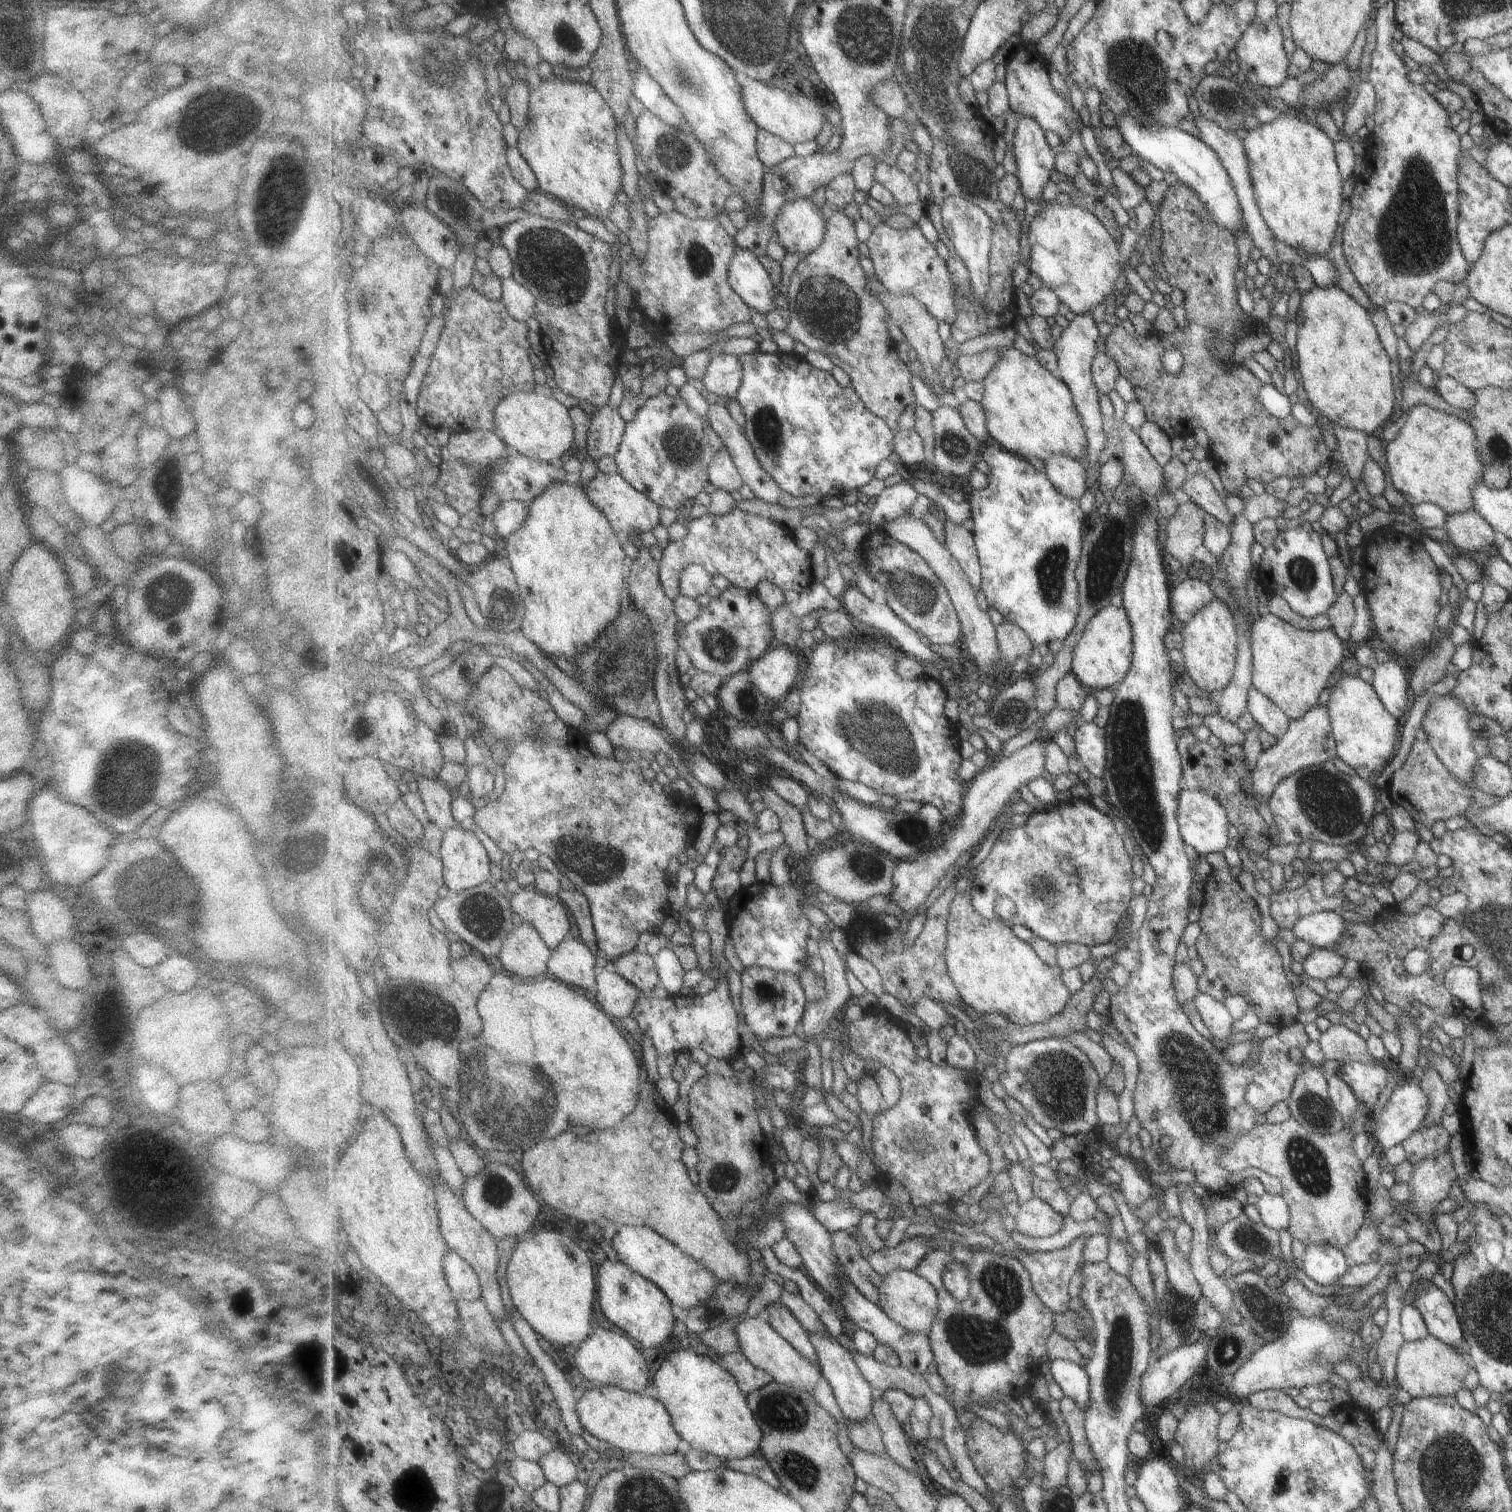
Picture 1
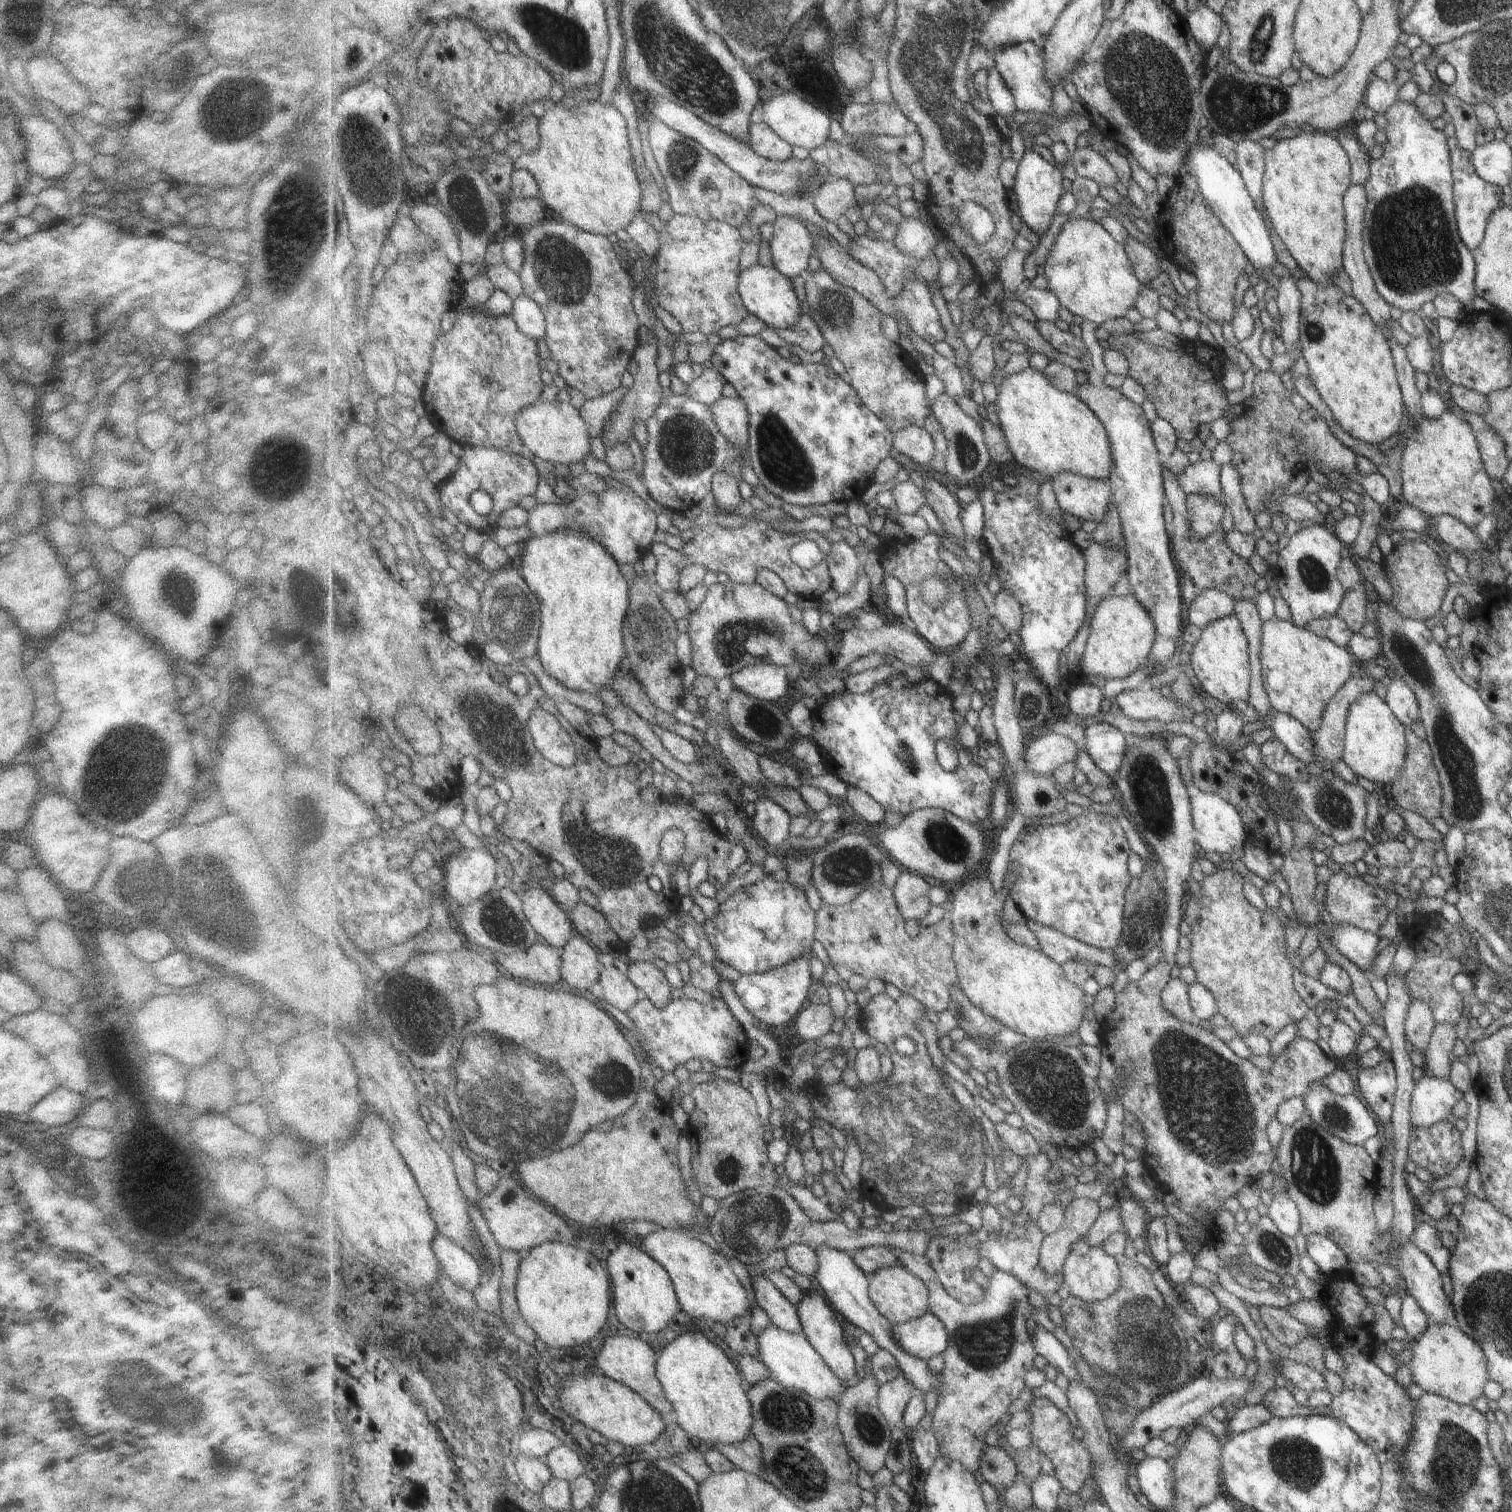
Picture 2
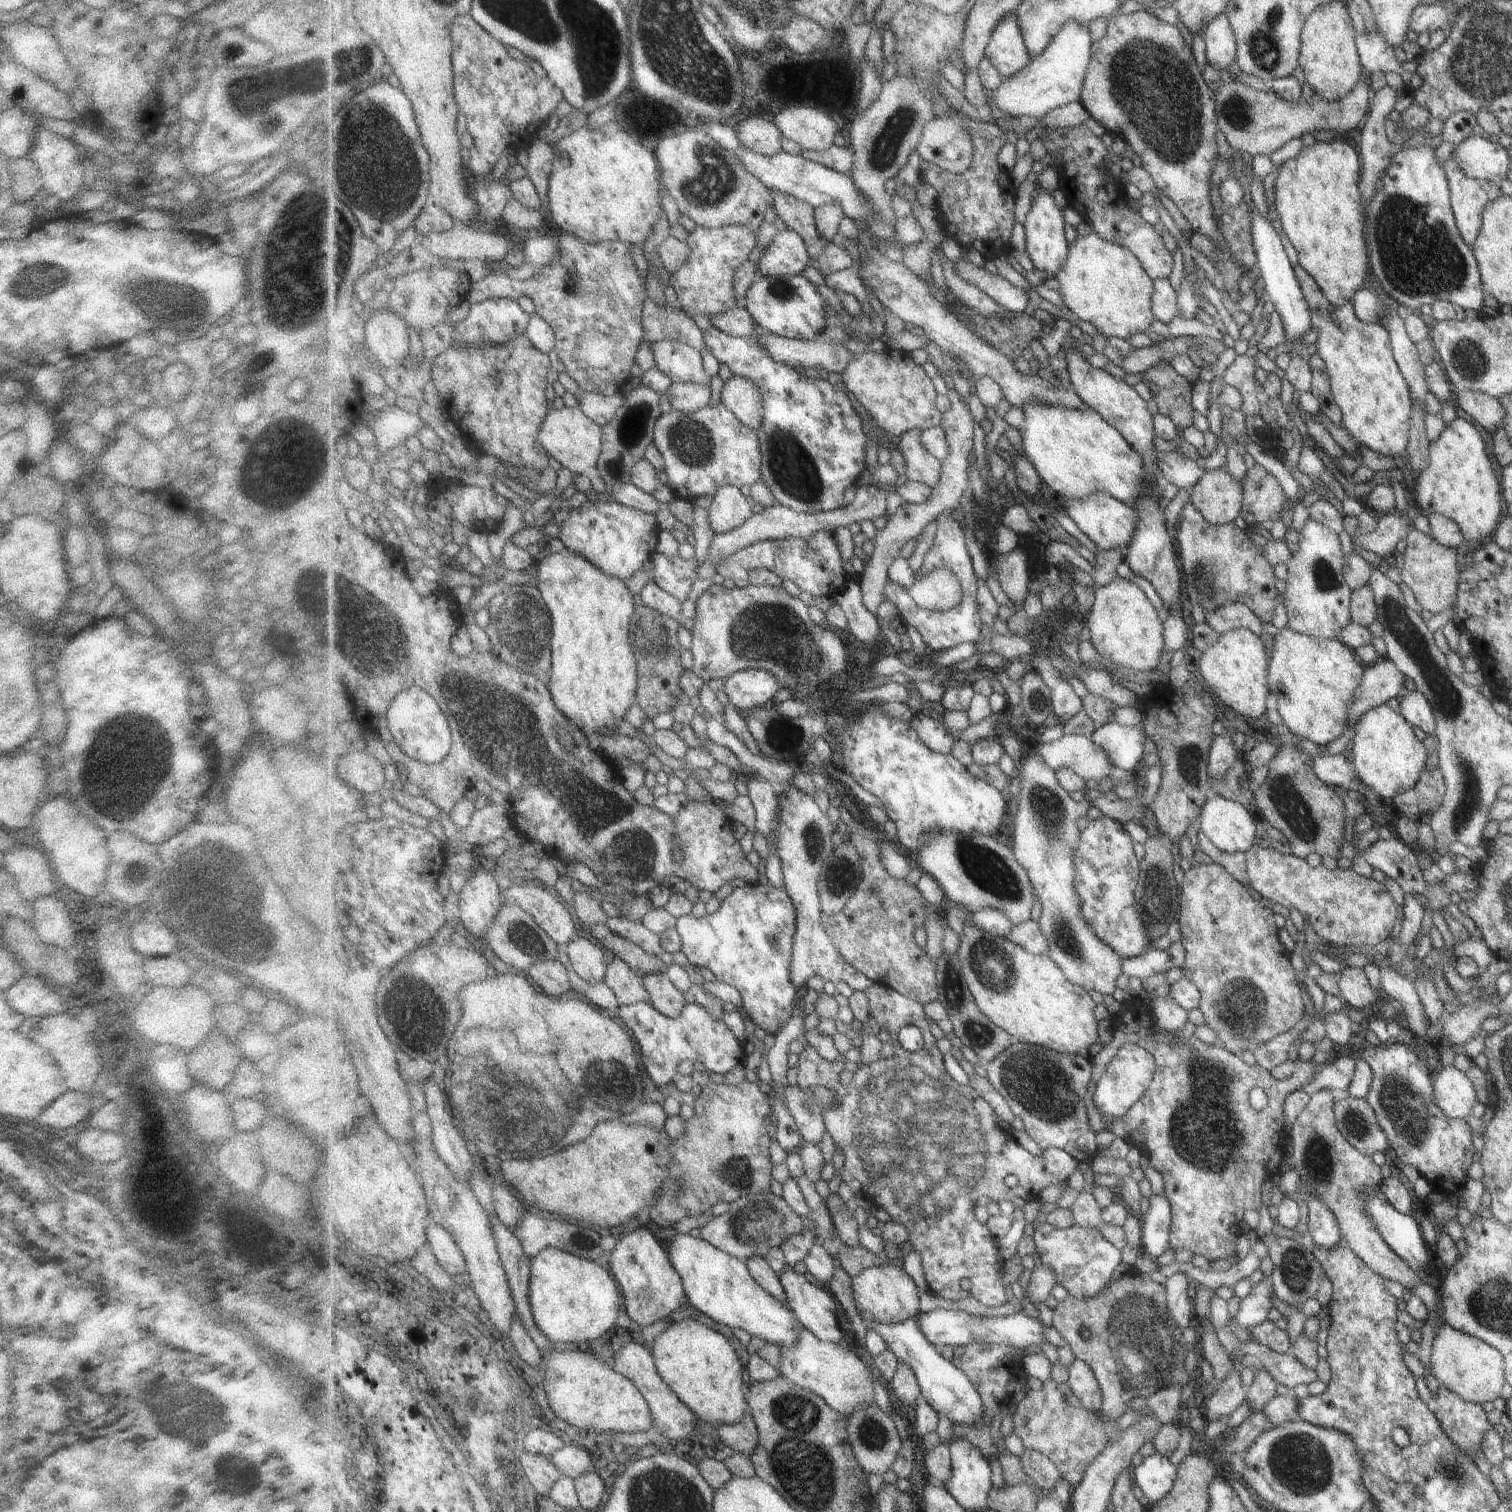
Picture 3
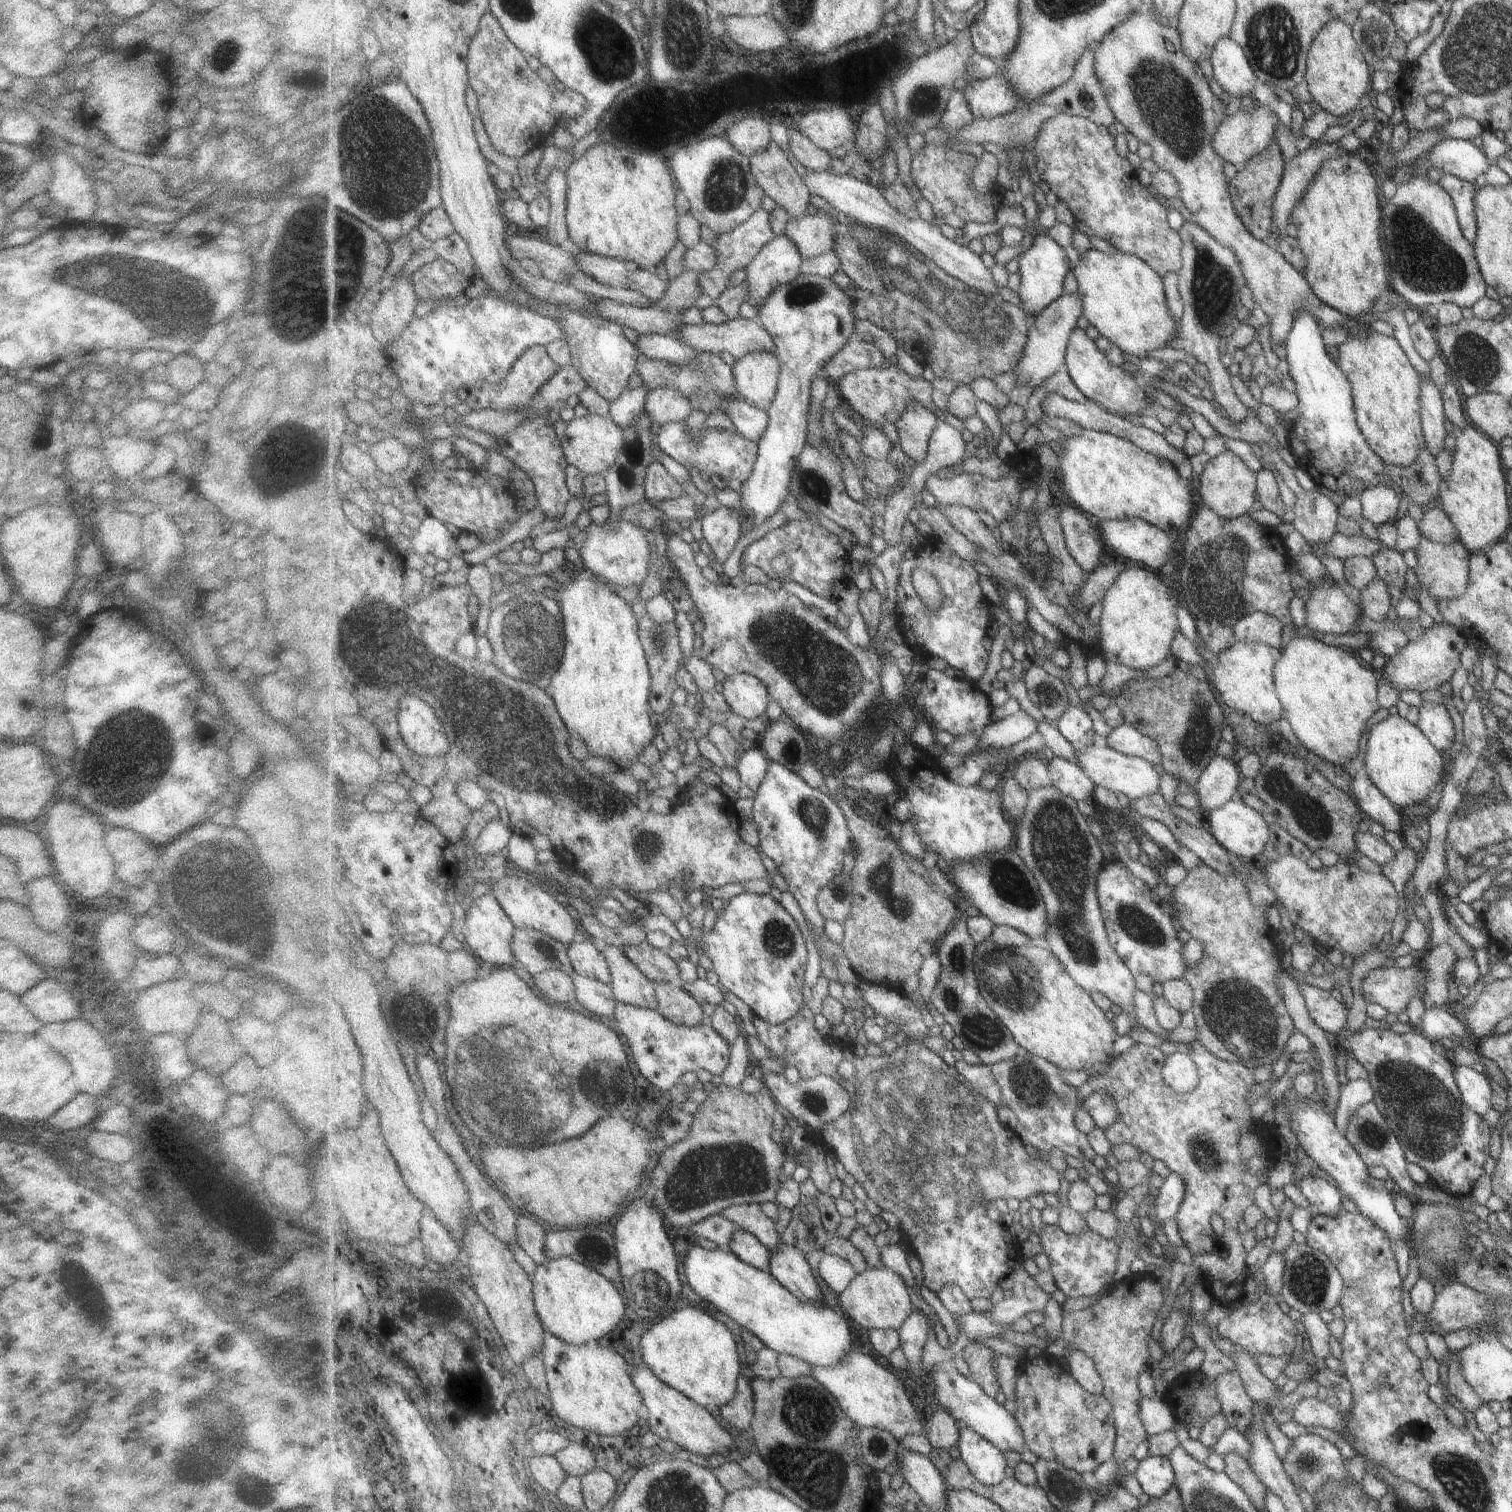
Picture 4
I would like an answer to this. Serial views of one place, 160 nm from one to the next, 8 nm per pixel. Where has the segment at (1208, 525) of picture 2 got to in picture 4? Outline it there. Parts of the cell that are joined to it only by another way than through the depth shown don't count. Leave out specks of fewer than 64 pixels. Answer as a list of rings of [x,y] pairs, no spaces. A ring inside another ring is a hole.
[[[1227,449],[1224,453],[1210,458],[1205,464],[1200,474],[1200,496],[1201,506],[1212,508],[1223,518],[1233,518],[1233,516],[1245,515],[1251,509],[1253,500],[1256,499],[1257,479],[1254,472],[1232,451]]]

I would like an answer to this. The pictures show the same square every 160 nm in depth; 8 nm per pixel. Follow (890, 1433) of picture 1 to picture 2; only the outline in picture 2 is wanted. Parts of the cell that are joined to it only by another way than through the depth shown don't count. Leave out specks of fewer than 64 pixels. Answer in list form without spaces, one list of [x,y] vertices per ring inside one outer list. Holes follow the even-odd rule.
[[[905,1375],[879,1385],[878,1405],[881,1412],[886,1416],[892,1428],[901,1426],[905,1409],[915,1396],[914,1385]]]

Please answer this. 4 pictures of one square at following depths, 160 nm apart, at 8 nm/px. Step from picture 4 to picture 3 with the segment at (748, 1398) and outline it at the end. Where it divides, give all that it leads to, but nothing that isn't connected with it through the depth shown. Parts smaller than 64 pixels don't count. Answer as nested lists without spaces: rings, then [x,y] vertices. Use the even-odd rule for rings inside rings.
[[[747,1409],[741,1421],[717,1426],[720,1440],[737,1453],[753,1454],[758,1446],[758,1426],[753,1413]]]

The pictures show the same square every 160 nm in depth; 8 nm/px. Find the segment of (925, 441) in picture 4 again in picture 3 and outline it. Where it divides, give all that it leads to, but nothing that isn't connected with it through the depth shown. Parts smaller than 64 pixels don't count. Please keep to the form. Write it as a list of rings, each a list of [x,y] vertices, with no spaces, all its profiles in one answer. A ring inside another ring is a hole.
[[[913,429],[903,433],[898,446],[906,458],[908,468],[906,476],[911,481],[919,481],[934,488],[941,478],[943,462],[936,459],[925,445],[922,445],[923,431]]]

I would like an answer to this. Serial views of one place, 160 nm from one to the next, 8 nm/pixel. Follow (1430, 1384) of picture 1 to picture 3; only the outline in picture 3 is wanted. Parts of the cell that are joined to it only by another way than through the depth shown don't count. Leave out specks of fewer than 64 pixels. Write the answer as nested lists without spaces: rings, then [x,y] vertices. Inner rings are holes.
[[[1443,1323],[1434,1334],[1426,1373],[1459,1398],[1479,1404],[1499,1397],[1501,1386],[1505,1383],[1501,1354],[1486,1342],[1452,1329],[1447,1323]]]

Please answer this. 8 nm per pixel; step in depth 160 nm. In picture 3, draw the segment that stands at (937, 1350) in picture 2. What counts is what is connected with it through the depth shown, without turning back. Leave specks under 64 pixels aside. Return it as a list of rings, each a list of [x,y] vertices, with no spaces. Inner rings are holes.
[[[935,1309],[928,1313],[919,1314],[919,1324],[925,1336],[938,1348],[945,1344],[952,1345],[955,1348],[982,1341],[983,1343],[999,1343],[1000,1345],[1011,1345],[1019,1349],[1027,1348],[1027,1346],[1045,1343],[1044,1328],[1045,1326],[1039,1322],[1029,1318],[1027,1314],[1013,1313],[1000,1317],[989,1317],[985,1315],[975,1316],[964,1310],[945,1310]]]

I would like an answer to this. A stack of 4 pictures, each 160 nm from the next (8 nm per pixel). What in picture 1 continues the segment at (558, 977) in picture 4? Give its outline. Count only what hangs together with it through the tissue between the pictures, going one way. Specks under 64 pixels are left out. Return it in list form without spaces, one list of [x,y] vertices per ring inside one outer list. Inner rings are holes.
[[[518,920],[515,930],[509,935],[496,957],[503,967],[503,973],[515,974],[515,978],[535,978],[548,974],[548,964],[554,949],[547,946],[535,927]]]

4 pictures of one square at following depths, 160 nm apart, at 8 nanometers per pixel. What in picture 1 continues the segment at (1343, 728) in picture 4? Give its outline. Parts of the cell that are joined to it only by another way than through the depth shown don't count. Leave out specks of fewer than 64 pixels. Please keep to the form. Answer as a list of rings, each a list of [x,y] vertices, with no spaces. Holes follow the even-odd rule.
[[[1267,612],[1251,622],[1248,637],[1252,687],[1280,708],[1291,721],[1301,718],[1318,704],[1321,690],[1343,660],[1341,640],[1331,629],[1303,630]]]

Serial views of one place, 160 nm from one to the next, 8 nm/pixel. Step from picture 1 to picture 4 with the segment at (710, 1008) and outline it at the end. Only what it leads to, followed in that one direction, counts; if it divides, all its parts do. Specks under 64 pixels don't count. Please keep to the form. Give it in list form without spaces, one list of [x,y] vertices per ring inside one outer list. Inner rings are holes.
[[[617,1003],[614,1018],[639,1072],[661,1091],[679,1083],[685,1072],[707,1070],[711,1075],[722,1075],[729,1066],[732,1046],[713,1028],[712,1016],[707,1015],[699,1025],[688,1027],[671,1022],[657,1010]]]

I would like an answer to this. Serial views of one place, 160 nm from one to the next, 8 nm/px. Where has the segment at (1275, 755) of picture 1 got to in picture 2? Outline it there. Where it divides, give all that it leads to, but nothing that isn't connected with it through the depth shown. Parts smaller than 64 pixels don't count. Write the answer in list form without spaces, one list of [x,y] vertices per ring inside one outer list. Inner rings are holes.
[[[1351,675],[1324,706],[1319,728],[1309,731],[1316,757],[1335,764],[1342,755],[1342,738],[1349,705],[1362,694],[1371,692],[1374,680],[1365,675]]]

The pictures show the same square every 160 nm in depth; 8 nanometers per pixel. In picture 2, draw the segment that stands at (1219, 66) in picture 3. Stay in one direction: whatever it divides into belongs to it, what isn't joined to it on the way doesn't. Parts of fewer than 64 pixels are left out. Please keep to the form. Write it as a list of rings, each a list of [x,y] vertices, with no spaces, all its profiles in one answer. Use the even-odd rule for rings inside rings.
[[[1205,1],[1199,2],[1199,6],[1193,12],[1187,12],[1187,26],[1190,27],[1191,34],[1202,44],[1203,50],[1211,52],[1225,26],[1225,16],[1204,6]]]

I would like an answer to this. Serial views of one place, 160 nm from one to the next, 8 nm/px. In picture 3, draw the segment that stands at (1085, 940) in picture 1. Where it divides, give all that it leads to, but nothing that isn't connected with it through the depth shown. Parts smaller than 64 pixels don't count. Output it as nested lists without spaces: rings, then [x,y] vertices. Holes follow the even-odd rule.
[[[1102,814],[1098,819],[1090,821],[1088,826],[1082,830],[1080,845],[1074,854],[1078,870],[1074,883],[1082,898],[1082,917],[1095,929],[1098,937],[1109,944],[1123,959],[1138,957],[1149,949],[1156,948],[1156,942],[1153,946],[1150,944],[1146,924],[1139,912],[1136,890],[1140,879],[1140,861],[1133,852],[1133,843],[1134,840],[1132,836],[1129,836],[1125,824]]]

